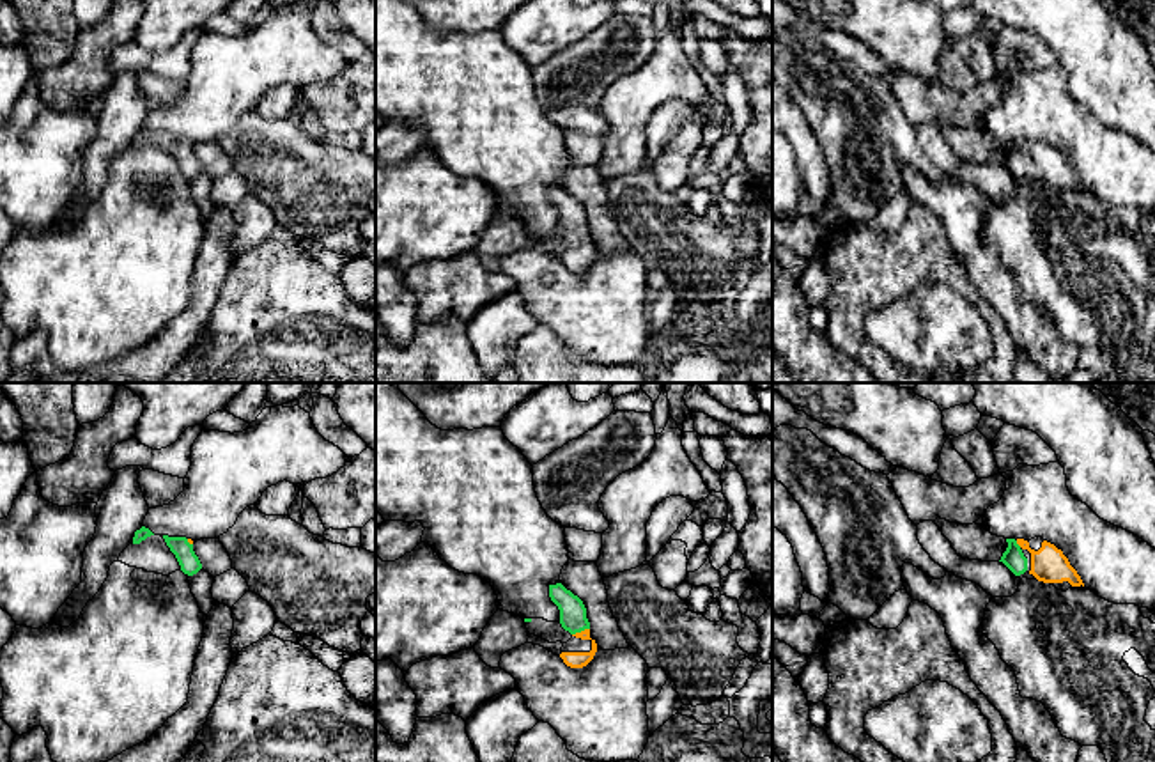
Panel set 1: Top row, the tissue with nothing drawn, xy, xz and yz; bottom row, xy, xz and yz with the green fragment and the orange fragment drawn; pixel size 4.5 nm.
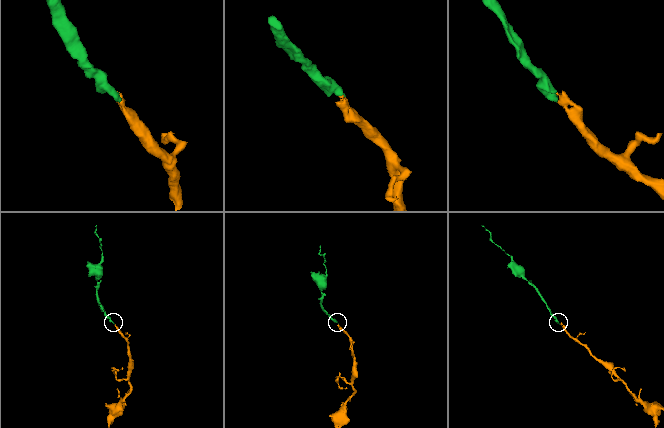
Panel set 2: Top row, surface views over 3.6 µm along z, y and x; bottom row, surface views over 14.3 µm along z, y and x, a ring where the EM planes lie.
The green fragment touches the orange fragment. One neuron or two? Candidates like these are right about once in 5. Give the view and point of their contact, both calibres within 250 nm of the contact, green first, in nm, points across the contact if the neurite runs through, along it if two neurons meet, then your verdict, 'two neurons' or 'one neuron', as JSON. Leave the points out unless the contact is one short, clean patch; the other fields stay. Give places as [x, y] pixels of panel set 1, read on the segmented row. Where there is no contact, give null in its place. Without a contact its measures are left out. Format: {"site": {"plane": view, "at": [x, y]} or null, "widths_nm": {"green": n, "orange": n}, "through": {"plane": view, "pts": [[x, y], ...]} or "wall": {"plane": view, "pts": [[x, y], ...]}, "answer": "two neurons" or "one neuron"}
{"site": {"plane": "xz", "at": [580, 631]}, "widths_nm": {"green": 130, "orange": 80}, "through": {"plane": "xz", "pts": [[573, 614], [580, 631], [592, 649], [574, 660]]}, "answer": "one neuron"}

